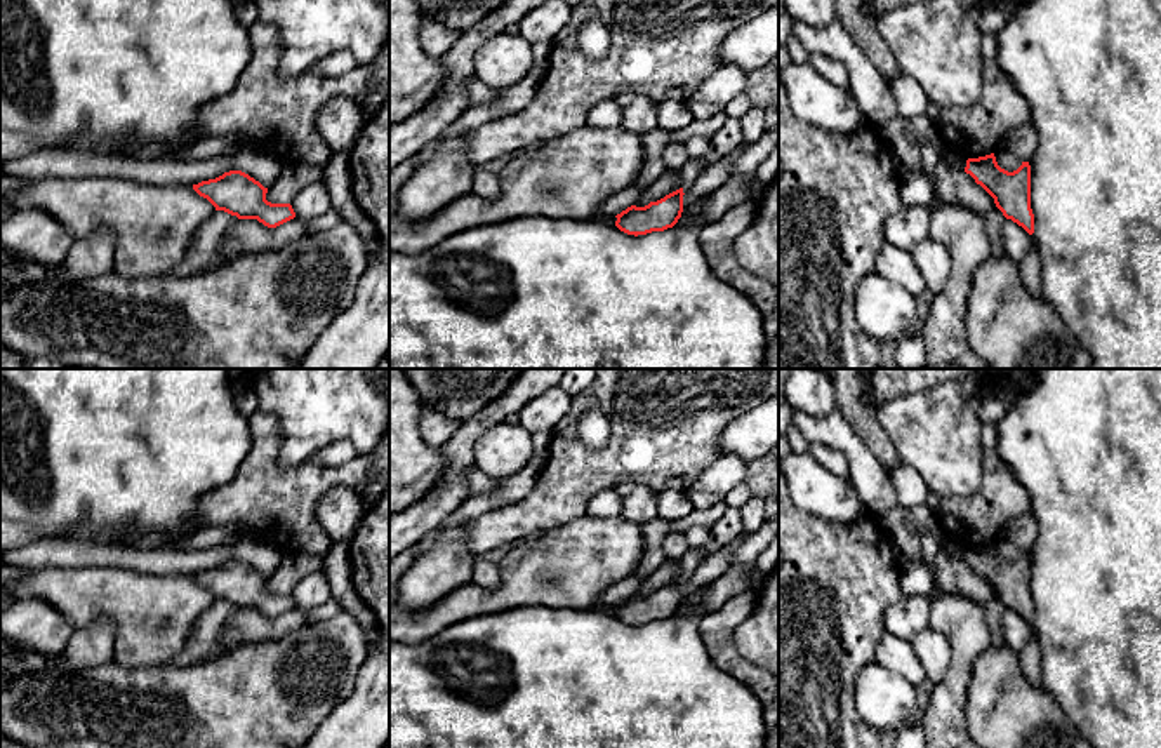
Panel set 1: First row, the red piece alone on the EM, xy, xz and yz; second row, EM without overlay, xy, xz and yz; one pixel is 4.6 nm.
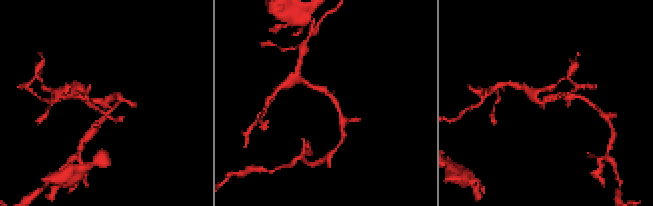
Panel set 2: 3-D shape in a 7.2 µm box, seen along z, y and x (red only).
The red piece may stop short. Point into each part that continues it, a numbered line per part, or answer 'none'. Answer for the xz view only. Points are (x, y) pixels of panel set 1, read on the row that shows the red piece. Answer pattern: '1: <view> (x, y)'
1: xz (692, 169)

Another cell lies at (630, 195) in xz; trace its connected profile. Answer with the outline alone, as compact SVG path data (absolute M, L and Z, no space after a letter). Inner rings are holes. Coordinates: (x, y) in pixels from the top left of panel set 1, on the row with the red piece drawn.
M631 184L622 191L615 193L614 197L607 198L598 207L596 217L608 221L610 217L620 214L627 207L636 205L641 195L641 190L636 184Z

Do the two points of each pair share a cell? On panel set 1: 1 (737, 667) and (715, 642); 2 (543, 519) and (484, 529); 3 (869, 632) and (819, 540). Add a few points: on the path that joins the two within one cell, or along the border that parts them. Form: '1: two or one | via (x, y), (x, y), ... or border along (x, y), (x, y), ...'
1: one | via (732, 661), (720, 647)
2: one | via (529, 519), (497, 526)
3: one | via (847, 609), (838, 599), (833, 578), (821, 562)

